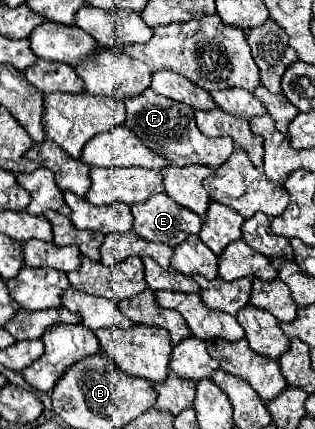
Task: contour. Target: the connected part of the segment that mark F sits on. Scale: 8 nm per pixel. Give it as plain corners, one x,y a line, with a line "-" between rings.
146,88
142,94
126,98
126,122
128,126
150,150
168,158
174,166
204,164
208,168
218,168
234,150
232,138
206,138
194,120
194,110
182,102
164,98

